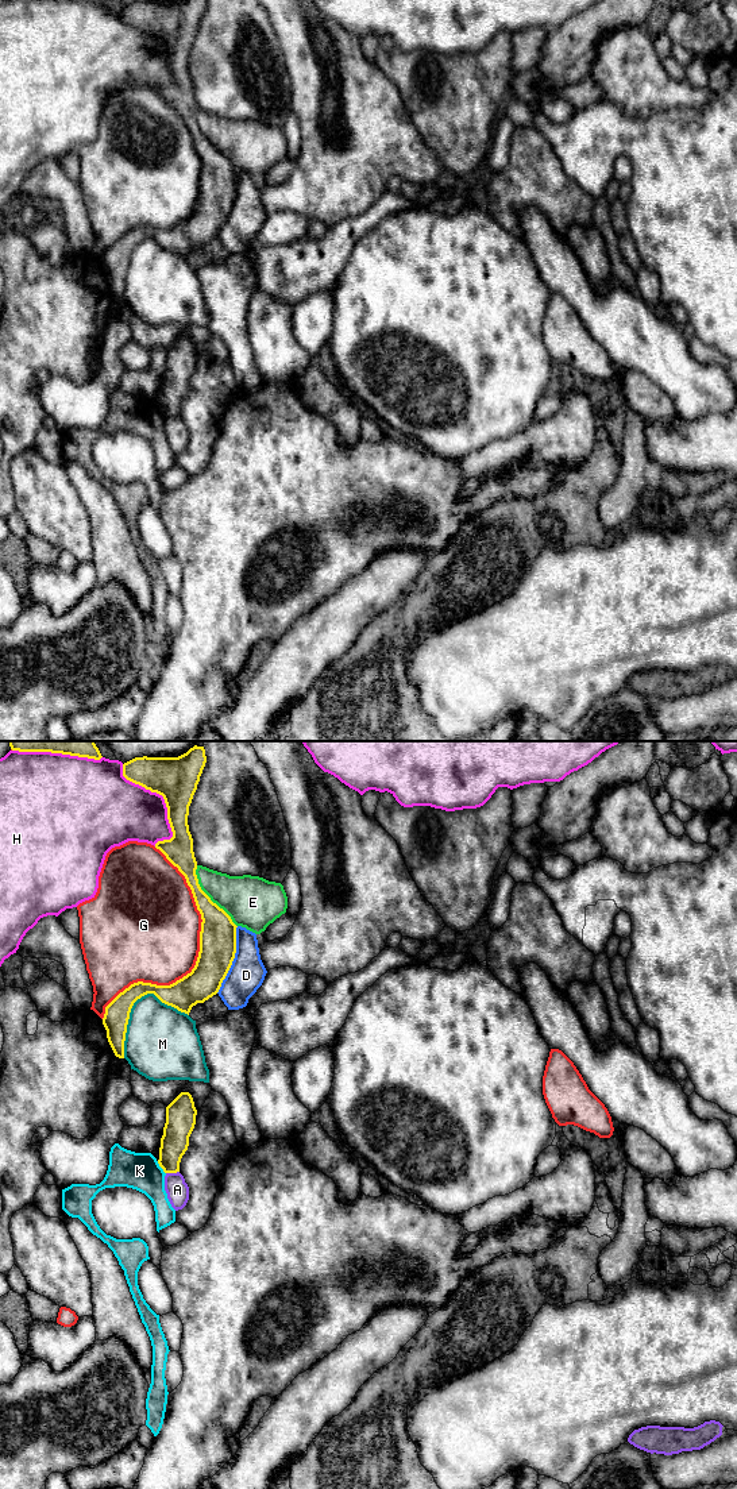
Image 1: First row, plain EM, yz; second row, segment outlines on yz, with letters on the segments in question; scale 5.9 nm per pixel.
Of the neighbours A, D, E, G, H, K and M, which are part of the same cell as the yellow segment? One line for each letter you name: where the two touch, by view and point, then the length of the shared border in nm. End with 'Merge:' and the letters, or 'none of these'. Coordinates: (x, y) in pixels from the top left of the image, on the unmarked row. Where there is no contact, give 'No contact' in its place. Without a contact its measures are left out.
A: Touches yellow at yz (172, 416). Shared border 80 nm
Merge: A

